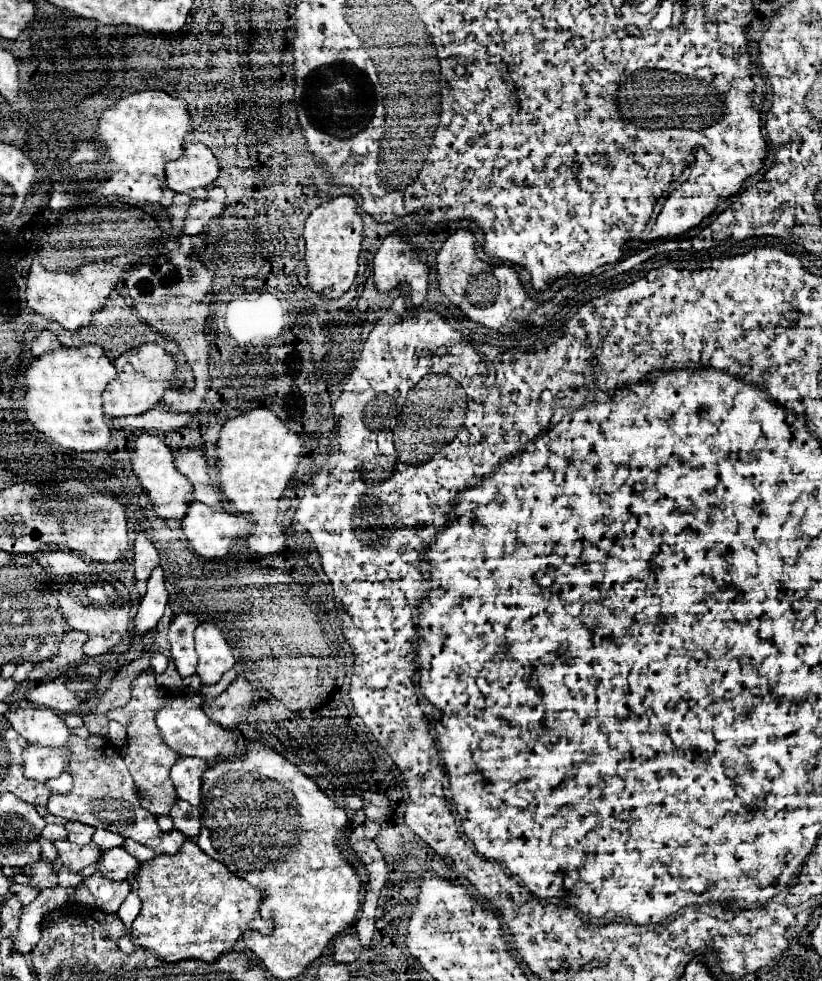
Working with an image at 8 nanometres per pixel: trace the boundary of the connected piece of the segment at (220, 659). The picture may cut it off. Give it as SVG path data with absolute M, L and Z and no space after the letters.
M203 622L197 626L195 650L199 656L197 674L203 684L217 684L221 676L235 666L233 648L223 638L221 630L211 622Z

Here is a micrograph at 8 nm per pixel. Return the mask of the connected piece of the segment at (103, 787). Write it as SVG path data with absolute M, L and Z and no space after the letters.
M89 734L87 738L69 736L67 744L59 748L27 744L23 750L23 768L25 768L25 776L37 782L47 782L51 778L57 778L59 774L63 774L63 768L67 768L67 772L73 776L73 788L69 792L49 794L47 810L53 816L65 820L77 820L93 828L103 828L121 834L123 838L131 838L151 848L155 854L173 854L187 840L177 830L163 834L159 830L155 816L151 812L145 812L145 808L141 808L135 794L133 778L129 776L129 770L121 754L113 748L113 744L107 738L95 734Z

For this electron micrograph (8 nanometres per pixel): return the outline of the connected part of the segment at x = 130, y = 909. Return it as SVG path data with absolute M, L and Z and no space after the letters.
M135 894L127 896L127 902L117 910L117 916L123 920L123 924L129 928L129 924L135 920L135 916L141 910L141 900Z

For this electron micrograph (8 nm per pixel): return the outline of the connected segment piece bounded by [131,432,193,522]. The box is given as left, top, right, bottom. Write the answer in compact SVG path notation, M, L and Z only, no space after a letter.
M143 432L135 442L133 442L133 454L131 454L131 470L139 476L143 490L147 492L151 506L155 508L155 514L163 520L173 520L179 522L181 516L185 516L185 506L187 498L193 496L193 486L189 480L177 472L173 464L173 450L167 448L157 436Z

